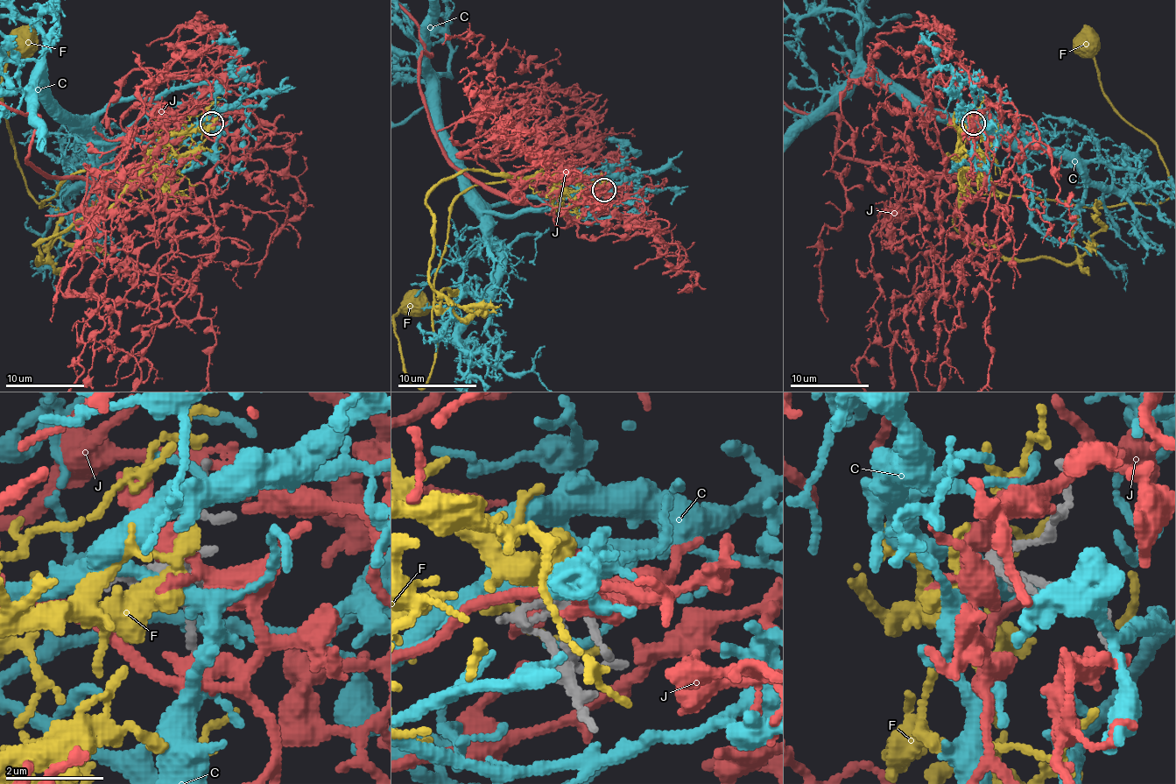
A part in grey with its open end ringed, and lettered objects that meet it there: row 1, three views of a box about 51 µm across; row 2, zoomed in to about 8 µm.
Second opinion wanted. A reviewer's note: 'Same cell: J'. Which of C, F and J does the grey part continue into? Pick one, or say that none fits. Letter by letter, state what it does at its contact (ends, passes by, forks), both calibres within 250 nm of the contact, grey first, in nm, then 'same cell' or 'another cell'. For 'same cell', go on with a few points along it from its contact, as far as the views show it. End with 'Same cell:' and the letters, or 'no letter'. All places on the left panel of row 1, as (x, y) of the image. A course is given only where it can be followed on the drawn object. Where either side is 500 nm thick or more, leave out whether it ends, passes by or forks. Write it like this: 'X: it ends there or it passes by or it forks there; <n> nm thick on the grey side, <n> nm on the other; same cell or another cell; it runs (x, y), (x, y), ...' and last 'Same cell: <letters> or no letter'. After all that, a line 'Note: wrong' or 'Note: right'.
C: it passes by; 240 nm thick on the grey side, 280 nm on the other; another cell
F: it forks there; 240 nm thick on the grey side, 340 nm on the other; same cell; it runs (212, 122), (171, 134), (125, 181), (76, 171), (40, 207), (1, 94), (21, 43)
J: it forks there; 240 nm thick on the grey side, 300 nm on the other; another cell
Same cell: F
Note: wrong

